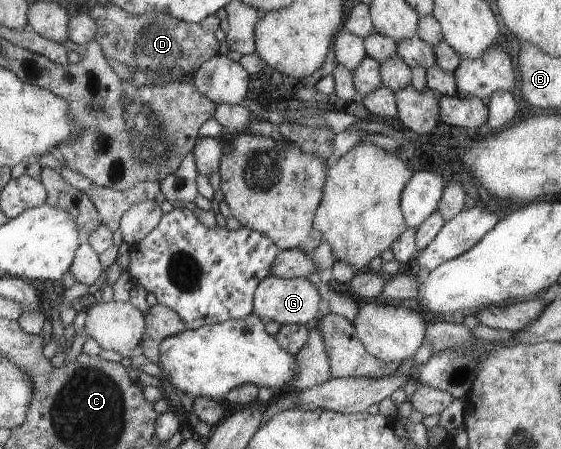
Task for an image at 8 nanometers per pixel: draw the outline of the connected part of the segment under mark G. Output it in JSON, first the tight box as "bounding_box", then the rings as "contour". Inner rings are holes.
{"bounding_box":[254,274,320,325],"contour":[[[271,274],[260,283],[254,295],[254,314],[264,321],[284,324],[309,325],[320,311],[320,295],[308,278],[285,278]]]}

